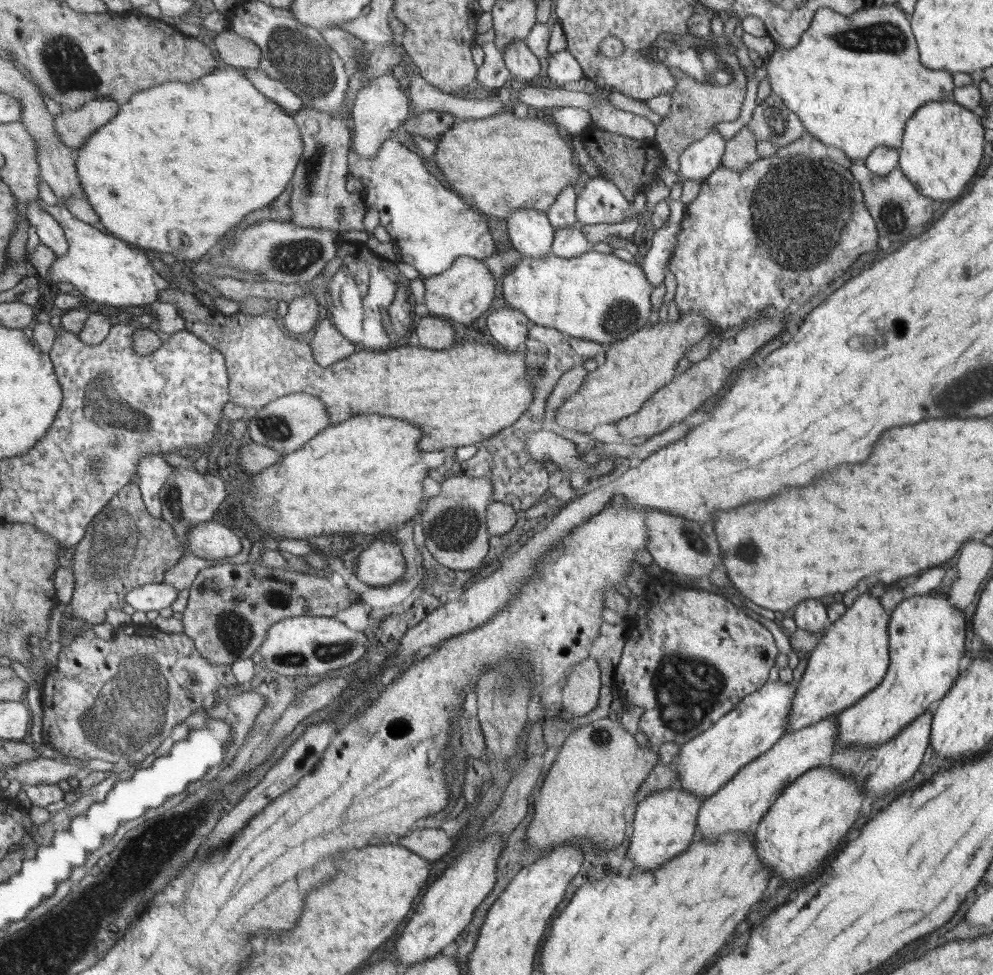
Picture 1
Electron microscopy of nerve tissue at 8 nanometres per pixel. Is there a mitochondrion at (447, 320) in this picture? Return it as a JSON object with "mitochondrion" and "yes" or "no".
{"mitochondrion":"no"}

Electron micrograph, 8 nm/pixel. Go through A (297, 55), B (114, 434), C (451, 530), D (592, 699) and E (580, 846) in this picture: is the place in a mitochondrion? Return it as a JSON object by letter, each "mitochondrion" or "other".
{"A":"mitochondrion","B":"mitochondrion","C":"mitochondrion","D":"other","E":"other"}

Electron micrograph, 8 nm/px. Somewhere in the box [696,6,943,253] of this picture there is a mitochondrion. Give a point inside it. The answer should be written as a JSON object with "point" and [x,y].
{"point":[885,37]}

